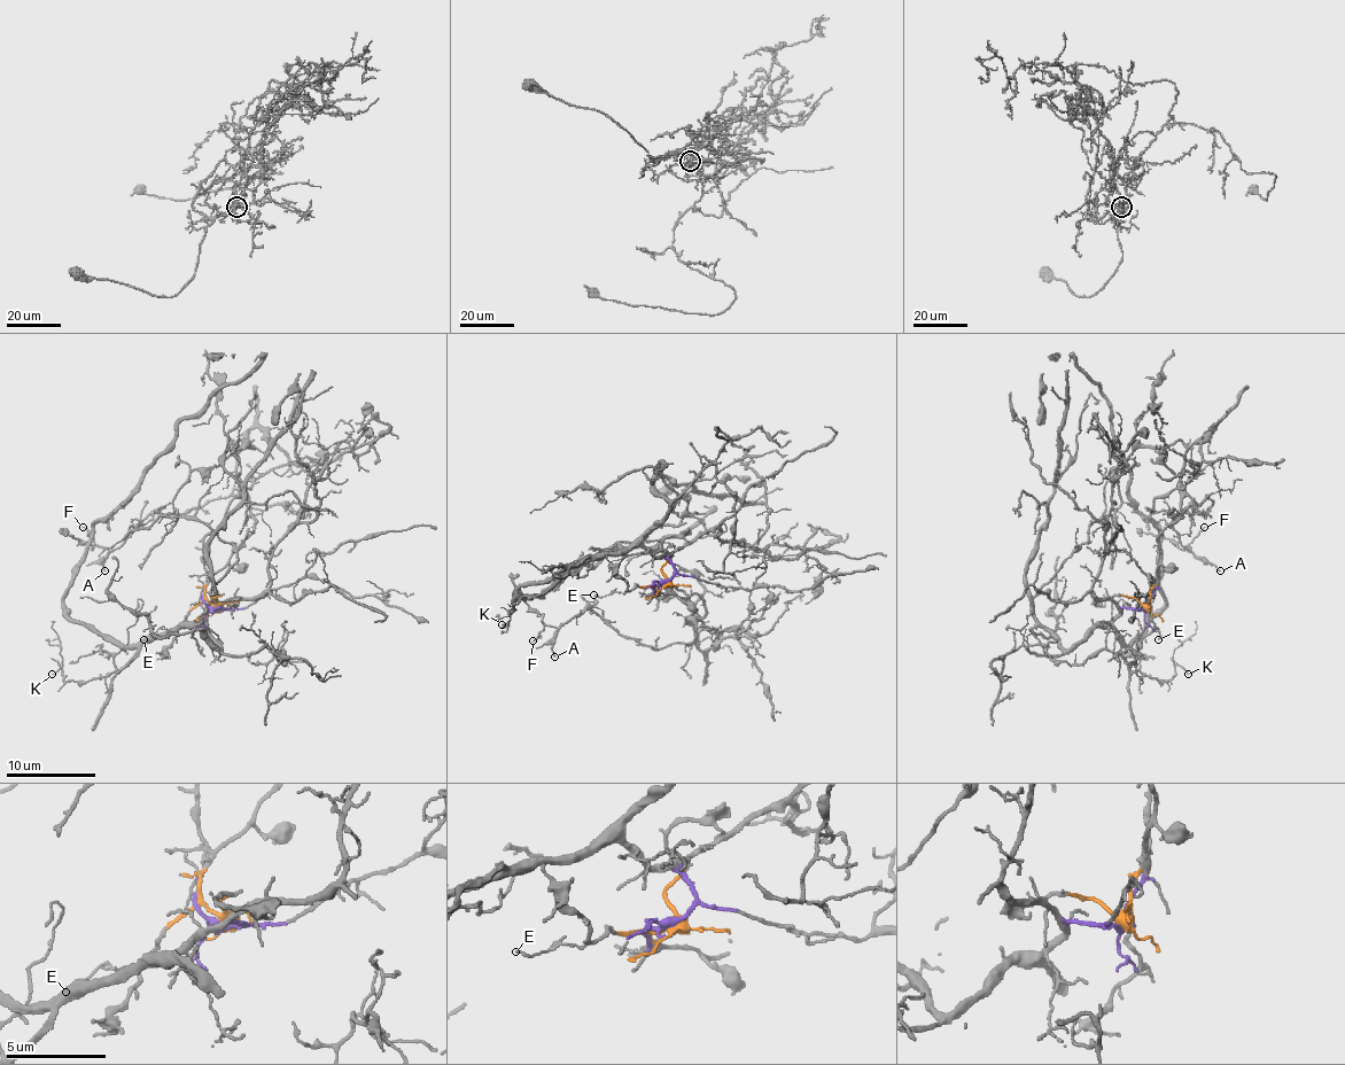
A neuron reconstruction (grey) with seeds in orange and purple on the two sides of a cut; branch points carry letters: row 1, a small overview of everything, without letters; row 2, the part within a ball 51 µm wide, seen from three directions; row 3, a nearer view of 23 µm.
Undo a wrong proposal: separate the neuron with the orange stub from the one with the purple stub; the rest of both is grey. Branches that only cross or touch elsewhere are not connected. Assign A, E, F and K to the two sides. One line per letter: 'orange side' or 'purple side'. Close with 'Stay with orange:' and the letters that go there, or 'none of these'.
A: orange side
E: orange side
F: orange side
K: purple side
Stay with orange: A, E, F

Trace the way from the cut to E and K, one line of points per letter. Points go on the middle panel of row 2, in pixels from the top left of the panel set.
E: (666, 583), (593, 595)
K: (666, 583), (674, 567), (640, 545), (629, 545), (587, 557), (539, 595), (523, 597), (502, 623)

